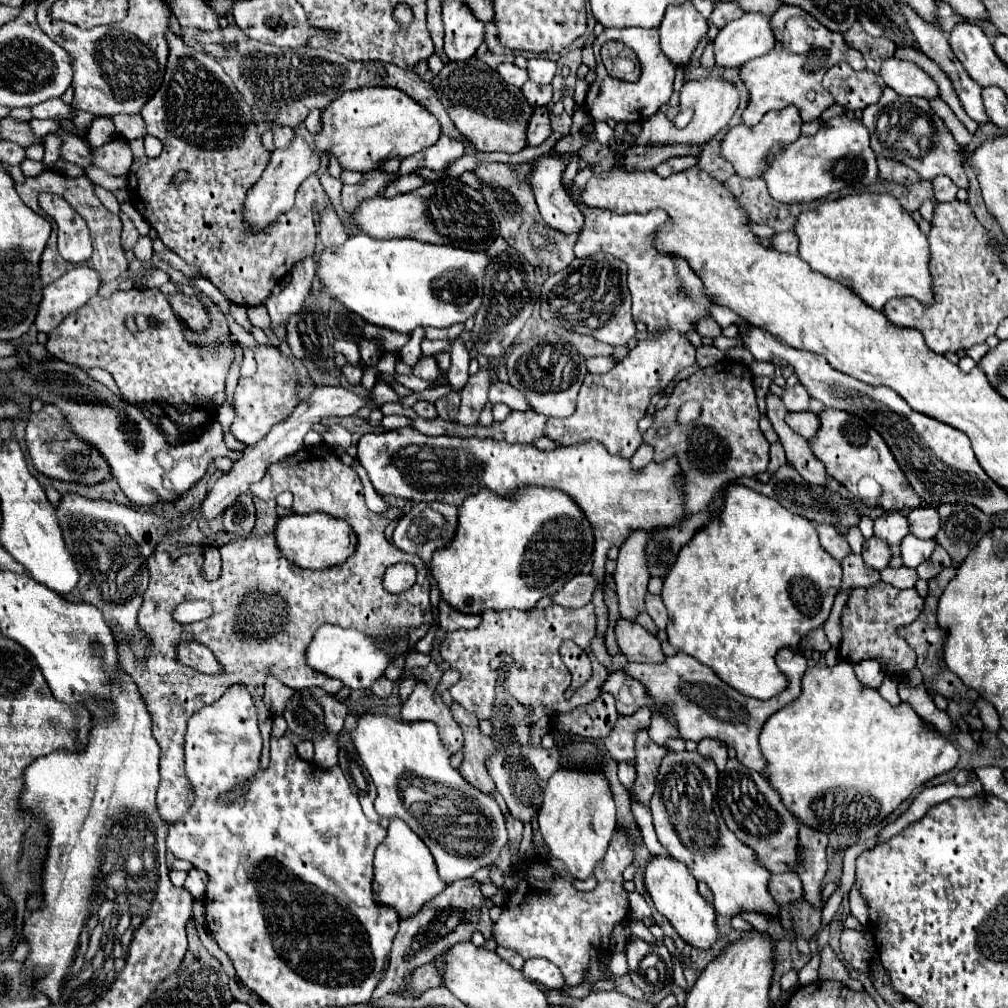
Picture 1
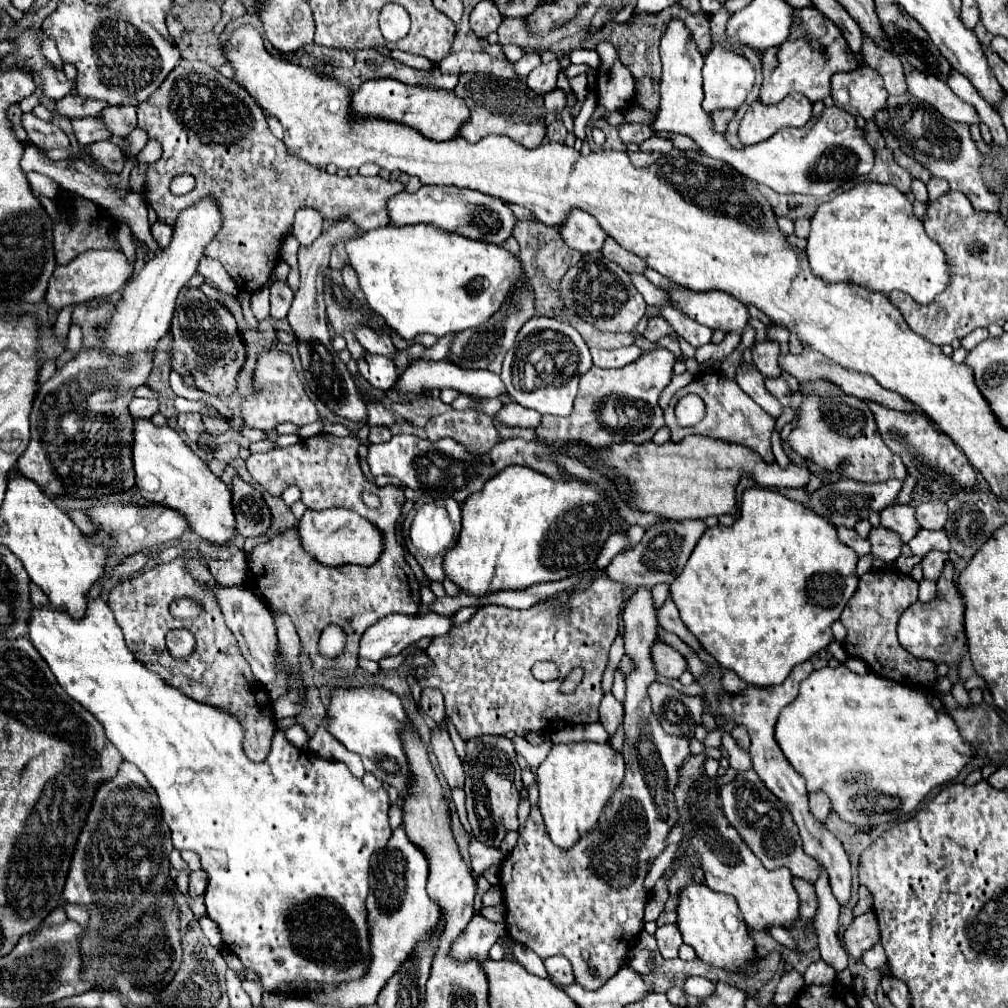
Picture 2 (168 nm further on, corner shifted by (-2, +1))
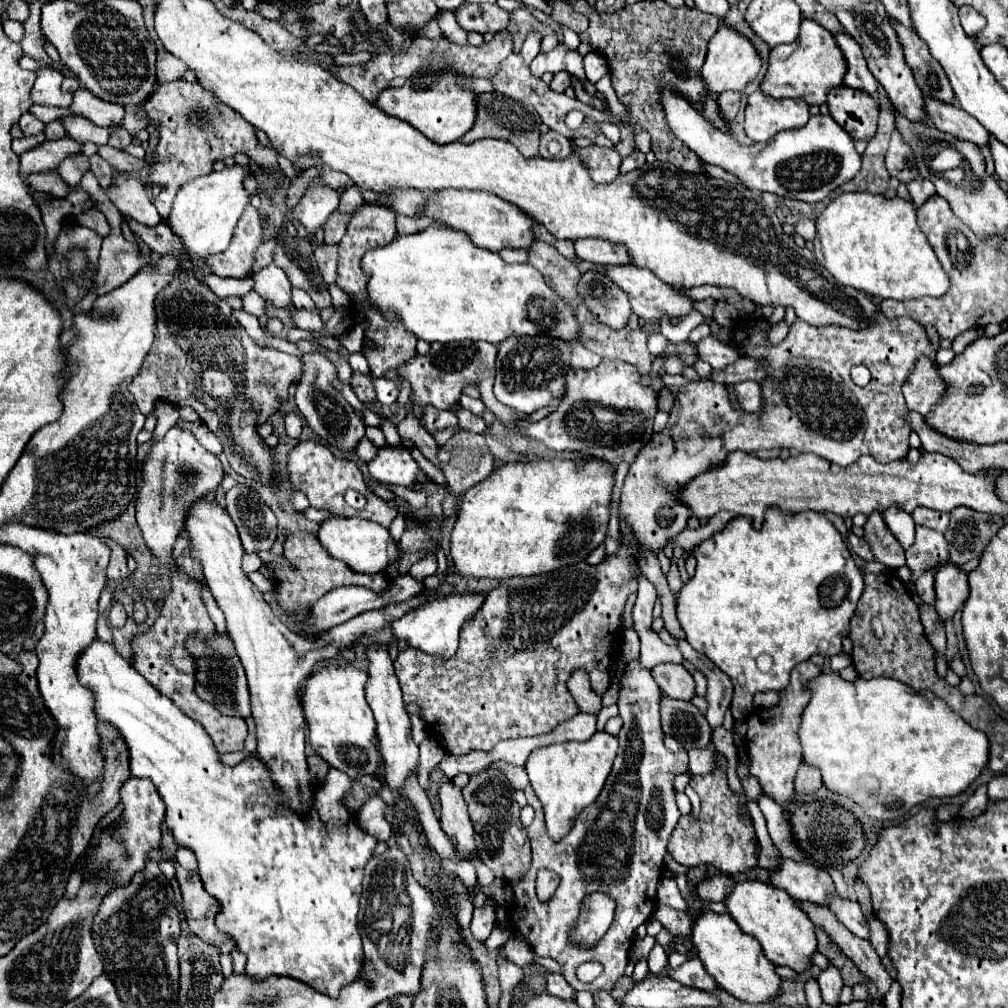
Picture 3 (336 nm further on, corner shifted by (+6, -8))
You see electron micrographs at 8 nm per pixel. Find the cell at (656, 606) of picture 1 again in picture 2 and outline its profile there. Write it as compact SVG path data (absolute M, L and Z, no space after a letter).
M667 599L665 605L659 609L657 619L659 619L659 625L661 625L665 631L675 633L675 635L677 635L681 641L685 641L693 651L701 651L701 645L699 645L697 637L685 627L685 623L683 623L681 617L679 617L679 609L675 607L675 603L673 603L671 599Z

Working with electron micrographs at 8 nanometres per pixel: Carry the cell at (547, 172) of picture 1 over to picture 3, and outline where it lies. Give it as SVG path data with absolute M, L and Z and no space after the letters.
M585 238L585 240L575 240L575 252L581 260L593 262L593 264L625 264L629 262L629 256L625 252L625 246L615 246L607 240L601 238Z

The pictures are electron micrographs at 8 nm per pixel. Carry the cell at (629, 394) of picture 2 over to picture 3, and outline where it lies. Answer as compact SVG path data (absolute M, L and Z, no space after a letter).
M605 358L597 368L593 370L581 370L581 368L571 368L567 372L567 394L563 396L561 404L557 406L555 412L545 416L539 422L521 422L521 430L543 444L547 444L553 450L577 450L583 454L589 454L597 460L603 460L611 466L619 466L621 462L633 464L637 454L641 452L643 446L653 436L653 418L657 414L657 394L651 386L641 384L641 374L637 374L637 368L621 362L621 360L611 360Z

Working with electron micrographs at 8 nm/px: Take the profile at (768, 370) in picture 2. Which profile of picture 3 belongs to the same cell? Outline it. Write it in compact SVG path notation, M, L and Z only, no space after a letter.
M781 320L777 326L771 328L771 332L769 332L769 336L767 336L767 342L769 342L771 346L777 346L777 344L781 344L781 342L785 340L787 332L789 332L789 328L787 328L785 320Z

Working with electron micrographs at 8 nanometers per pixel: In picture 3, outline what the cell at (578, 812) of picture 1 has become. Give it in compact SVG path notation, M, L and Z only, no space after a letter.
M597 732L587 742L551 744L531 752L525 768L531 786L543 804L547 834L555 842L565 838L577 814L581 814L581 810L585 810L599 798L605 786L605 778L609 778L609 770L613 768L615 756L617 756L617 738L607 732Z

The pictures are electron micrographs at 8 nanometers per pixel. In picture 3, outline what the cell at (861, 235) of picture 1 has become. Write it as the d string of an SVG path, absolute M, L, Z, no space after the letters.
M865 192L841 194L831 200L817 218L815 238L817 262L843 286L883 300L937 298L949 290L949 276L917 226L915 206L899 196L885 198L883 194Z

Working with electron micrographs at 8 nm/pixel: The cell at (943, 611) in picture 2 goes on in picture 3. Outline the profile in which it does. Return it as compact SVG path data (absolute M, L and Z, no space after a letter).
M945 564L945 566L937 568L935 592L937 592L935 610L939 614L939 622L945 624L949 618L953 618L953 614L967 600L967 594L969 594L967 574L961 572L953 564Z

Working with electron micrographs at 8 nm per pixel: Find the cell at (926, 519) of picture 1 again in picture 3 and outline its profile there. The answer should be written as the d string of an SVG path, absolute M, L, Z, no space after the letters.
M917 508L917 510L913 510L911 516L917 526L925 526L925 528L931 528L937 532L943 532L949 524L949 514L933 510L933 508Z

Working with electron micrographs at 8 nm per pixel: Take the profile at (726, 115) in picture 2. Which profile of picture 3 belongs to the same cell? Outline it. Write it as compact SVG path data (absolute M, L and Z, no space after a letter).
M723 92L717 98L719 104L719 114L721 118L725 118L725 122L731 122L739 110L739 100L741 100L741 92Z

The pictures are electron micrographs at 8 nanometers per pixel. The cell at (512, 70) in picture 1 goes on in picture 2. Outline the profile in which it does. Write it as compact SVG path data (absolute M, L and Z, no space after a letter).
M525 51L525 55L513 67L517 69L519 77L527 77L529 71L533 71L539 63L541 63L541 57L539 57L537 51Z

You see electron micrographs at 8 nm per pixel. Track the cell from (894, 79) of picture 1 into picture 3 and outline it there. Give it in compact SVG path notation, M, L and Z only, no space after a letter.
M925 98L925 114L933 122L935 128L947 132L951 136L975 142L977 146L985 146L989 140L989 132L965 110L953 104L937 102L935 98Z

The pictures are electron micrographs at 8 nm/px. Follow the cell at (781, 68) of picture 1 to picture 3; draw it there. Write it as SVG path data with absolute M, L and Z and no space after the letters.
M803 20L801 32L793 44L781 44L769 54L769 68L761 82L761 92L773 98L803 98L811 104L825 104L827 92L843 84L847 72L847 62L831 32L817 24L815 20Z

